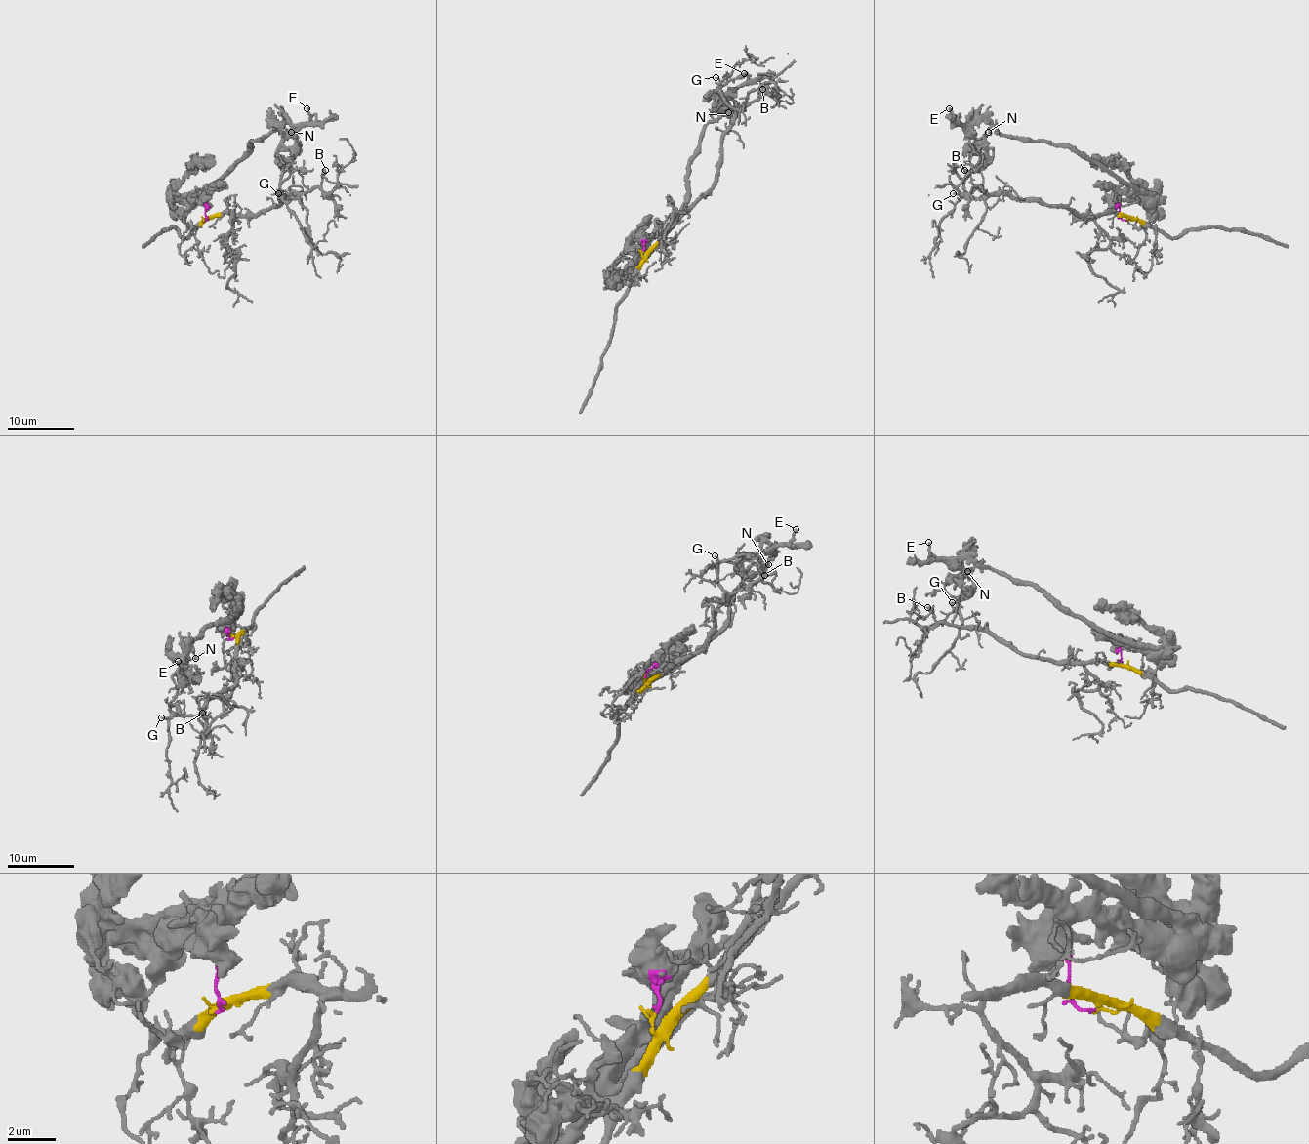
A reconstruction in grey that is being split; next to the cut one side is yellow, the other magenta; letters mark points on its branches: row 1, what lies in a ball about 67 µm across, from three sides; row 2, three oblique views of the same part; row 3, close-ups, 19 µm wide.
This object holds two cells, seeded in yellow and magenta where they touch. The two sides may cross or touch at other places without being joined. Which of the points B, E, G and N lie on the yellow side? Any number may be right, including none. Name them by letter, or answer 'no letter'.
B, G

